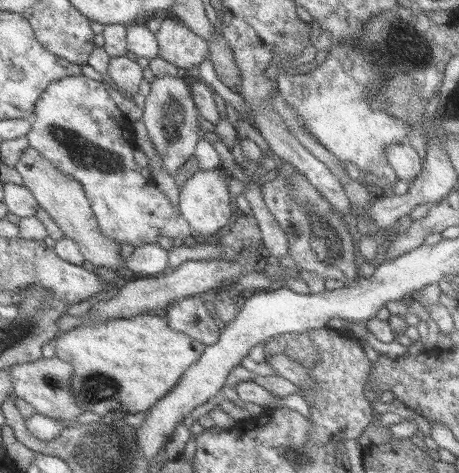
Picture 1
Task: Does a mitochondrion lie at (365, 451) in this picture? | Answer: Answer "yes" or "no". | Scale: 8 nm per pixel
no

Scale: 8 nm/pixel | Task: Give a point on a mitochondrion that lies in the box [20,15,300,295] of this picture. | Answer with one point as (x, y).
(103, 161)

